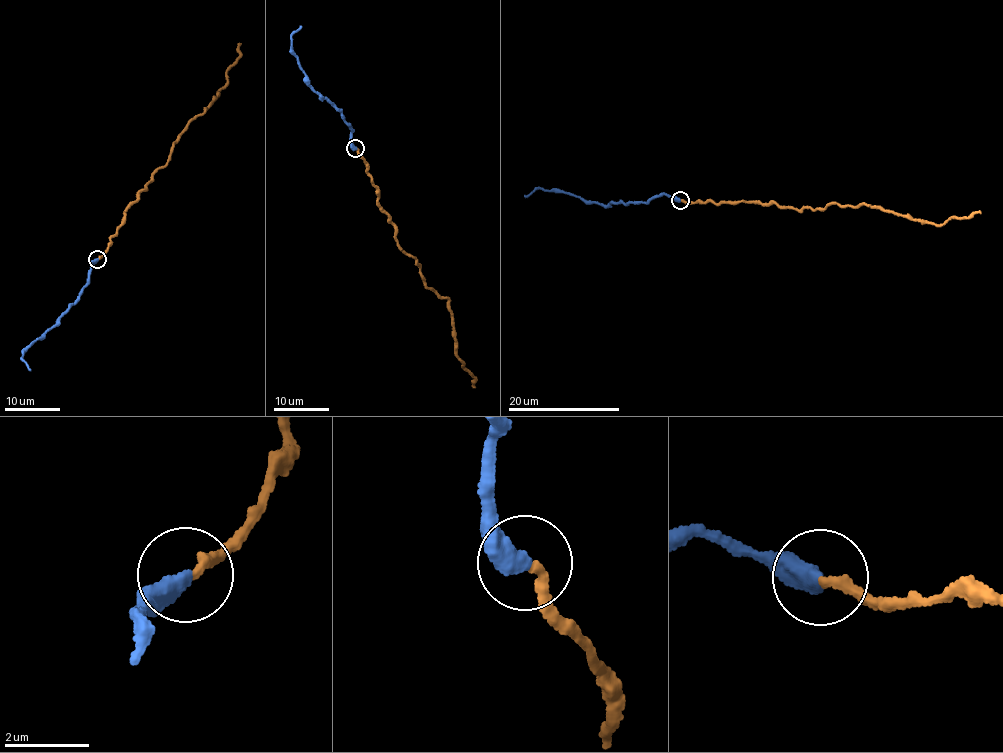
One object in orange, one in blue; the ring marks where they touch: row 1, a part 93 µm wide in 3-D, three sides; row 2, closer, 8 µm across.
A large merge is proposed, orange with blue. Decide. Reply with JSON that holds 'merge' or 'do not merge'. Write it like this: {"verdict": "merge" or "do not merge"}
{"verdict": "merge"}

